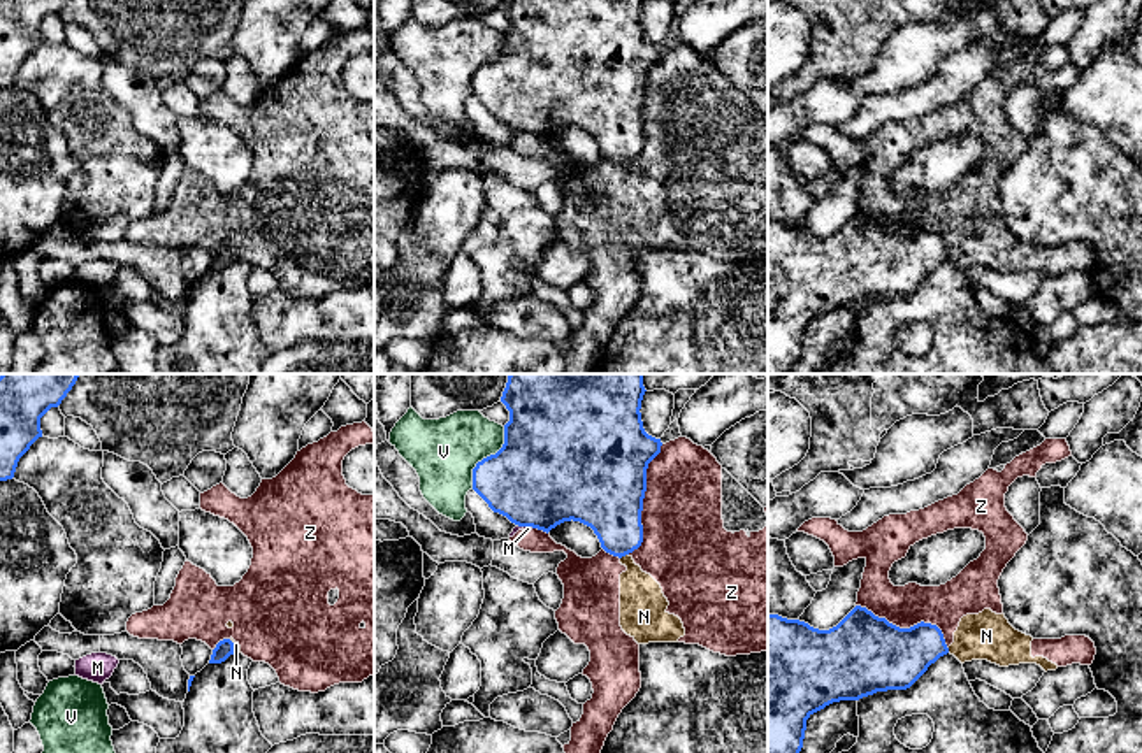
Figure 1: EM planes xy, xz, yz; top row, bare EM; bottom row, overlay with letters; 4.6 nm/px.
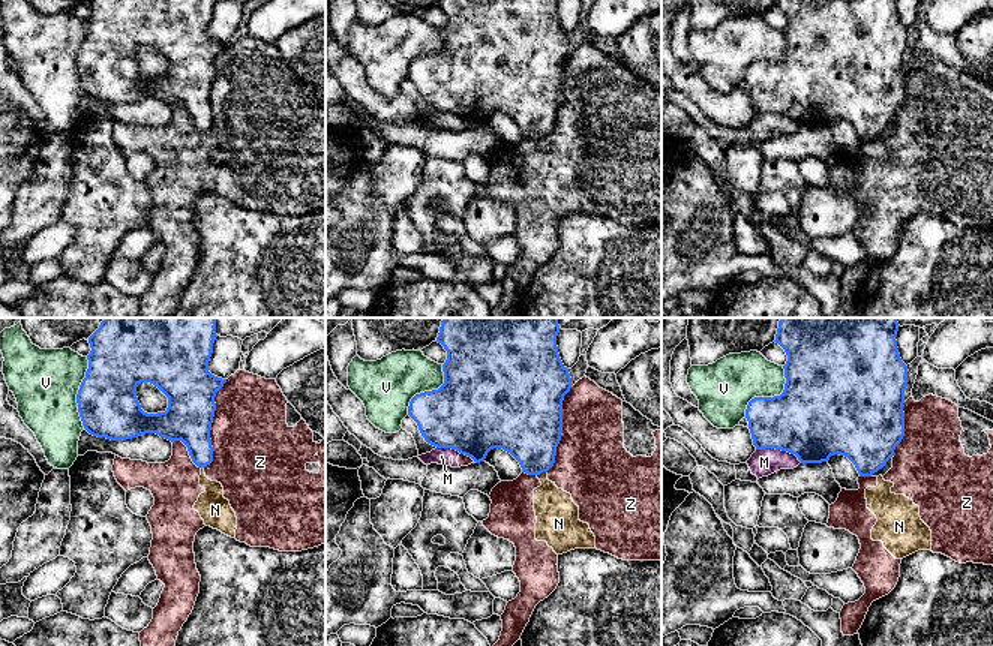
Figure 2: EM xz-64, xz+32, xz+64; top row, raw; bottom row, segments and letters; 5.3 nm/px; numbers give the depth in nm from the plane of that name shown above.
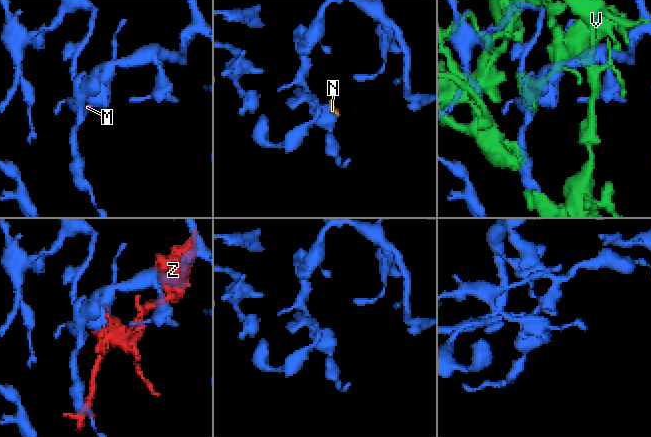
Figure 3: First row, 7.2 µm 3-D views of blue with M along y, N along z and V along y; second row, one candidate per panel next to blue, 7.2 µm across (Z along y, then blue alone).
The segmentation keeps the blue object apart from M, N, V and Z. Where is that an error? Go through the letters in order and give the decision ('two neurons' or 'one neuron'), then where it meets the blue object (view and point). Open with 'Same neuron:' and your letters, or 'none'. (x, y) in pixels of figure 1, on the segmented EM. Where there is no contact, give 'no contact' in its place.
Same neuron: none
M: two neurons | xz (526, 525)
N: two neurons | xz (624, 555)
V: two neurons | xz (487, 457)
Z: two neurons | xz (642, 501)

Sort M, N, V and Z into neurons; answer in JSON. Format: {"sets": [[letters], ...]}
{"sets": [["M", "N", "Z"], ["V"]]}

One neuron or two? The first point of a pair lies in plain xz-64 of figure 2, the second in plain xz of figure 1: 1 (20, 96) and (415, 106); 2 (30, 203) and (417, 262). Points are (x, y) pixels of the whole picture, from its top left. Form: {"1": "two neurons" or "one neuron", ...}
{"1": "two neurons", "2": "two neurons"}

